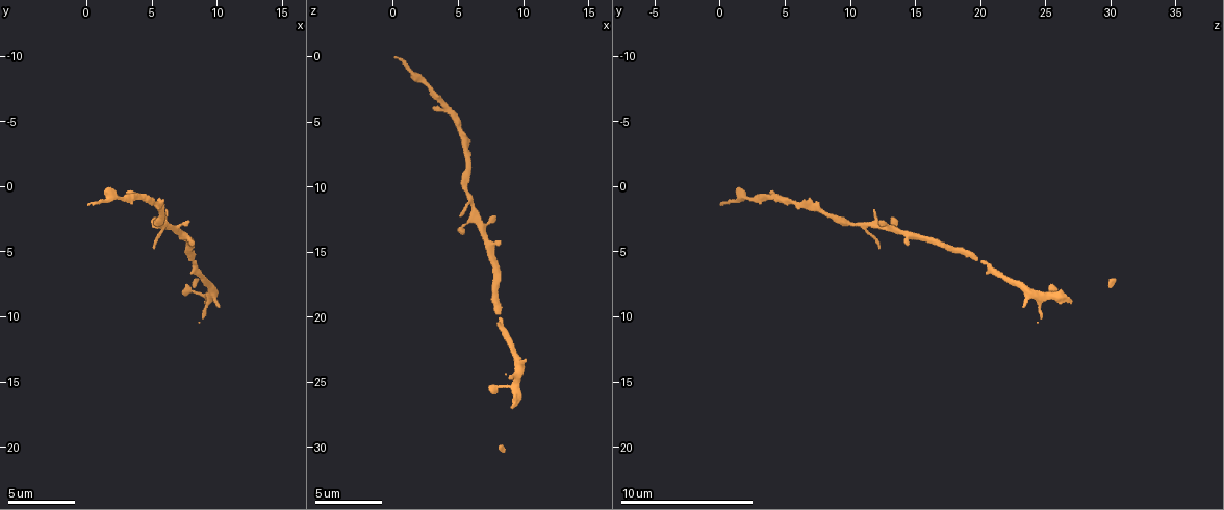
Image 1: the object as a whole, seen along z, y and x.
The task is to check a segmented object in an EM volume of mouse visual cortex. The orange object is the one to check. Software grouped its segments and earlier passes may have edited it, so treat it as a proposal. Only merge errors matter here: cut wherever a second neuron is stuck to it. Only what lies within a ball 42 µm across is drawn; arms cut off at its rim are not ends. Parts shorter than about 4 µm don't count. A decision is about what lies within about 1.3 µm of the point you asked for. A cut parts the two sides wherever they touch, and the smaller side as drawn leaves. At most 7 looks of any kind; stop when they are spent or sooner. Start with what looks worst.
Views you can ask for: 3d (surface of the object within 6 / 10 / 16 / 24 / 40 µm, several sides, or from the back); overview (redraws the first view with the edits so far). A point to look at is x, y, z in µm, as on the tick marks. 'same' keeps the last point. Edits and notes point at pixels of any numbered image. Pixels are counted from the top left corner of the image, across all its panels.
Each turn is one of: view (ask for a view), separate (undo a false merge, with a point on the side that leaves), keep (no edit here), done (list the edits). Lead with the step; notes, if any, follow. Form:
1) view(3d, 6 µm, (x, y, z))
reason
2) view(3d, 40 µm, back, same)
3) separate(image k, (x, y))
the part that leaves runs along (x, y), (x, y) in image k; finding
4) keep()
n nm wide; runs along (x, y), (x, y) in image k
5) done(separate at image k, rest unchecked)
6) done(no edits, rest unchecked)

view(3d, 6 µm, (7.2, 3.4, 14.2))
three arms meet

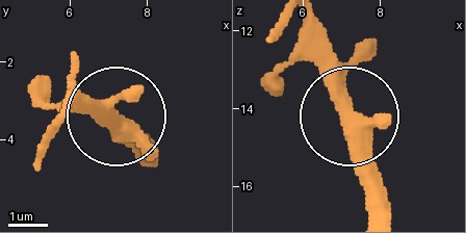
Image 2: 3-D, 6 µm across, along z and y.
keep()
370 nm wide; runs along (358, 126), (328, 30) in image 2; all the same neuron

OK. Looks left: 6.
view(3d, 6 µm, (8.2, 5.6, 20.2))
narrows sharply

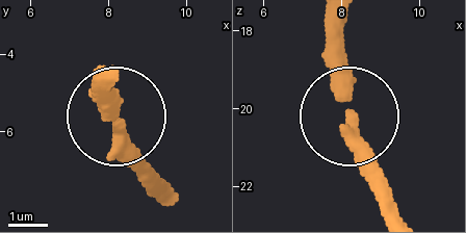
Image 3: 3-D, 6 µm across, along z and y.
keep()
continuous, no second neuron

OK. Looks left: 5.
done(no edits, rest unchecked)

